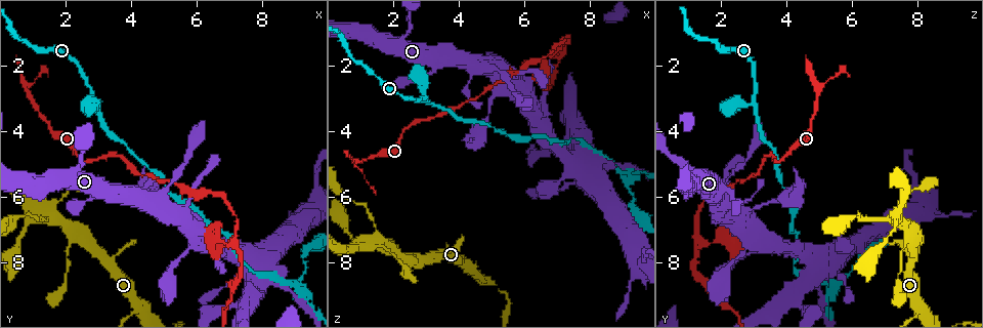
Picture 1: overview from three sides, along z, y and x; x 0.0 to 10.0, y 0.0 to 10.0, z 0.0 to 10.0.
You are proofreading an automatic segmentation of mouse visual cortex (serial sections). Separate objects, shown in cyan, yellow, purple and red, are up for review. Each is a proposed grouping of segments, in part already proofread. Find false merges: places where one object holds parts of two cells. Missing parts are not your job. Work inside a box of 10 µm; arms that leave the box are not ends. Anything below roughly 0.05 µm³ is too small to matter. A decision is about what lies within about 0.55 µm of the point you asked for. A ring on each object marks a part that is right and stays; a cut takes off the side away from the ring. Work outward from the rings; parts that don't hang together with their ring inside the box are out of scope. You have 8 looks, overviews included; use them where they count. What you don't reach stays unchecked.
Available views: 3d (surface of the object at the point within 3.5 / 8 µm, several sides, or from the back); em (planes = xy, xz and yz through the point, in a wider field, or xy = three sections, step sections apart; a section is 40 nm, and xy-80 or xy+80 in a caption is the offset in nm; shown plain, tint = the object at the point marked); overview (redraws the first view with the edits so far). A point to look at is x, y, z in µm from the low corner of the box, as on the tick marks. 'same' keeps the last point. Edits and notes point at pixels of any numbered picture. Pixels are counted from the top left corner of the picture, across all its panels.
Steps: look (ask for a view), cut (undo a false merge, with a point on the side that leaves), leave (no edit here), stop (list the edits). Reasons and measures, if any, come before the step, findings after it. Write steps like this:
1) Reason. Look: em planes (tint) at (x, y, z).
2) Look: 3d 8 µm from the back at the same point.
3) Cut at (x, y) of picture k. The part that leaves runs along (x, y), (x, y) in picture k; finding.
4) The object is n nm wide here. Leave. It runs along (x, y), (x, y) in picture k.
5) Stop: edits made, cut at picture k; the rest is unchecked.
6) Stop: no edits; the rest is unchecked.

Three arms meet. Look: 3d 3.5 µm at (2.90, 3.15, 3.00).

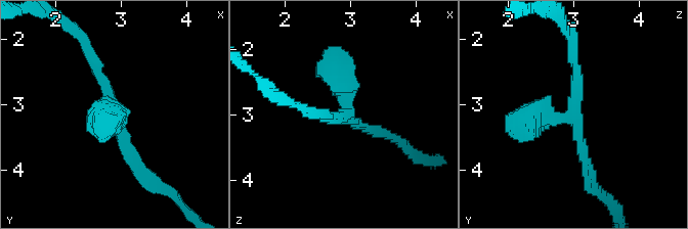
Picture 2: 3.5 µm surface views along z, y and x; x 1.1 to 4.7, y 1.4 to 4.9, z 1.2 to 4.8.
Look: em xy step 5 (tint) at (3.00, 3.20, 3.00).

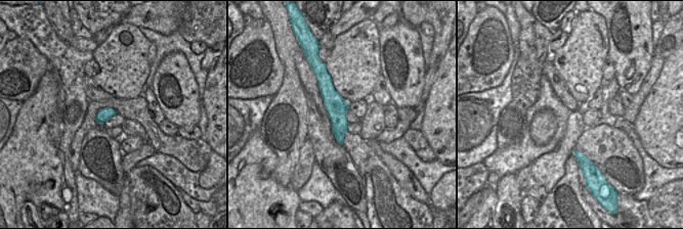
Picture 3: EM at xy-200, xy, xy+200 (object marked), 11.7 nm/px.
Cut it another way. Look: em planes (tint) at the same point.

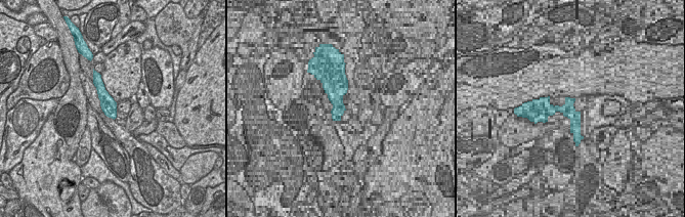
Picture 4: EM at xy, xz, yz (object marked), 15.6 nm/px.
The arms are 150, 200, 450 nm wide. Leave. It runs along (92, 57), (121, 142), (145, 173) in picture 2; continuous, no second cell.

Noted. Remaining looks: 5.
Three arms meet. Look: 3d 8 µm at (8.90, 8.65, 5.25).

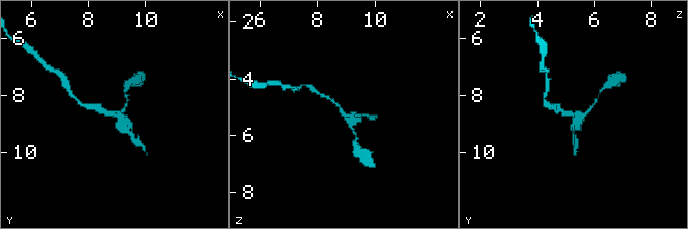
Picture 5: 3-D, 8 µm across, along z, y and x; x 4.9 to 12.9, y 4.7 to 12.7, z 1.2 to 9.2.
Zoom in. Look: 3d 3.5 µm at the same point.

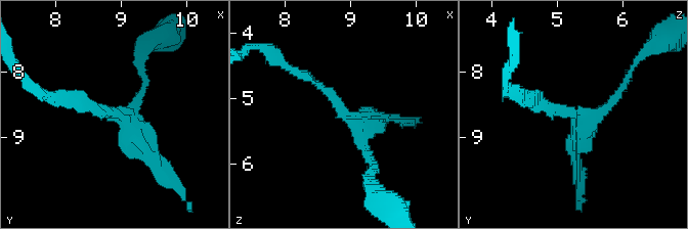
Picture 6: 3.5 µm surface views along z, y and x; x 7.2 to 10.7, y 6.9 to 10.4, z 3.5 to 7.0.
Look: em xy step 5 (tint) at (8.90, 8.65, 5.25).

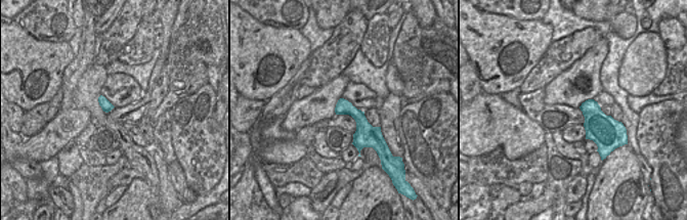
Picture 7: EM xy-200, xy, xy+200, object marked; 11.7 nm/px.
Leave. It runs along (297, 73), (335, 99), (372, 162) in picture 6; one cell here.

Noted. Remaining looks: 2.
Look: 3d 3.5 µm from the back at (1.45, 6.70, 7.25).

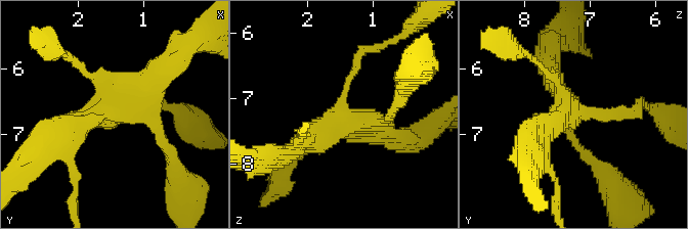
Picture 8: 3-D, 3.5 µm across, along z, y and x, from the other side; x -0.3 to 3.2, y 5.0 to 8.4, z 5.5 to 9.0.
Look: em planes (tint) at (1.50, 6.70, 7.30).

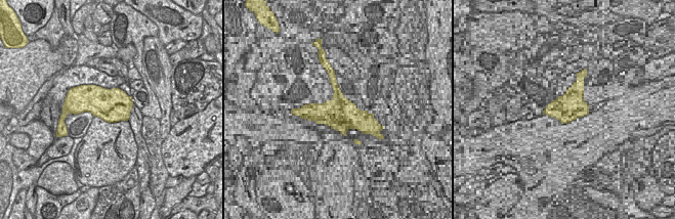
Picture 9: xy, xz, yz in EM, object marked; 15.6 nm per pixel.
The object is 550 nm wide here. Leave. It runs along (286, 156), (340, 115), (390, 118) in picture 8; continuous, no second cell.

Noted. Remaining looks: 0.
Stop: no edits; the rest is unchecked.

